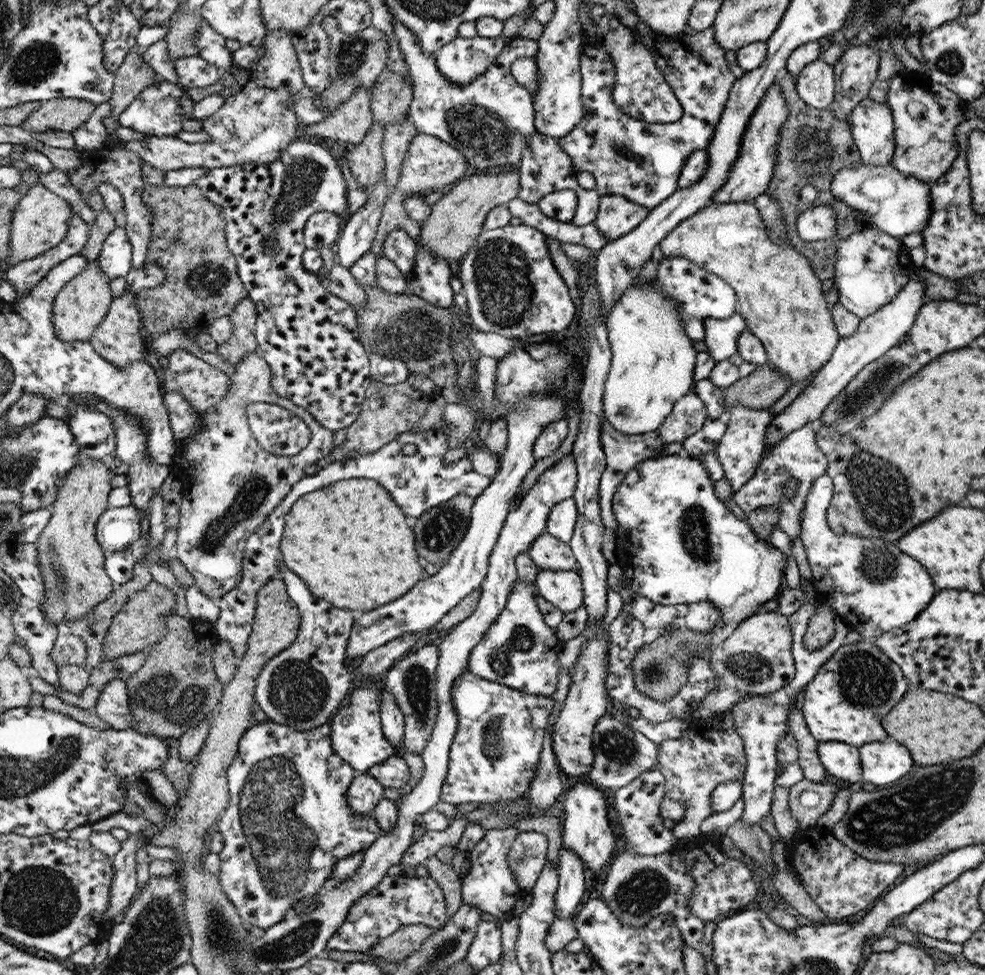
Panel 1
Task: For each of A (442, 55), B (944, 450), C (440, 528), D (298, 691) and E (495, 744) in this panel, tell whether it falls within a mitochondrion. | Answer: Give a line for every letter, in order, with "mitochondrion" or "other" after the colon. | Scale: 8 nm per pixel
A: other
B: other
C: mitochondrion
D: mitochondrion
E: mitochondrion

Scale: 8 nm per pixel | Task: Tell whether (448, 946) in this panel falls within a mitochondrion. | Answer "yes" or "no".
yes

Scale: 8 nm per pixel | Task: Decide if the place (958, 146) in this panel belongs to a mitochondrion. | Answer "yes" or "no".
no

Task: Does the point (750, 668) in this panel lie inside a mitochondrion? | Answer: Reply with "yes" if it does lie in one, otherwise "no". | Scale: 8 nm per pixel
yes

